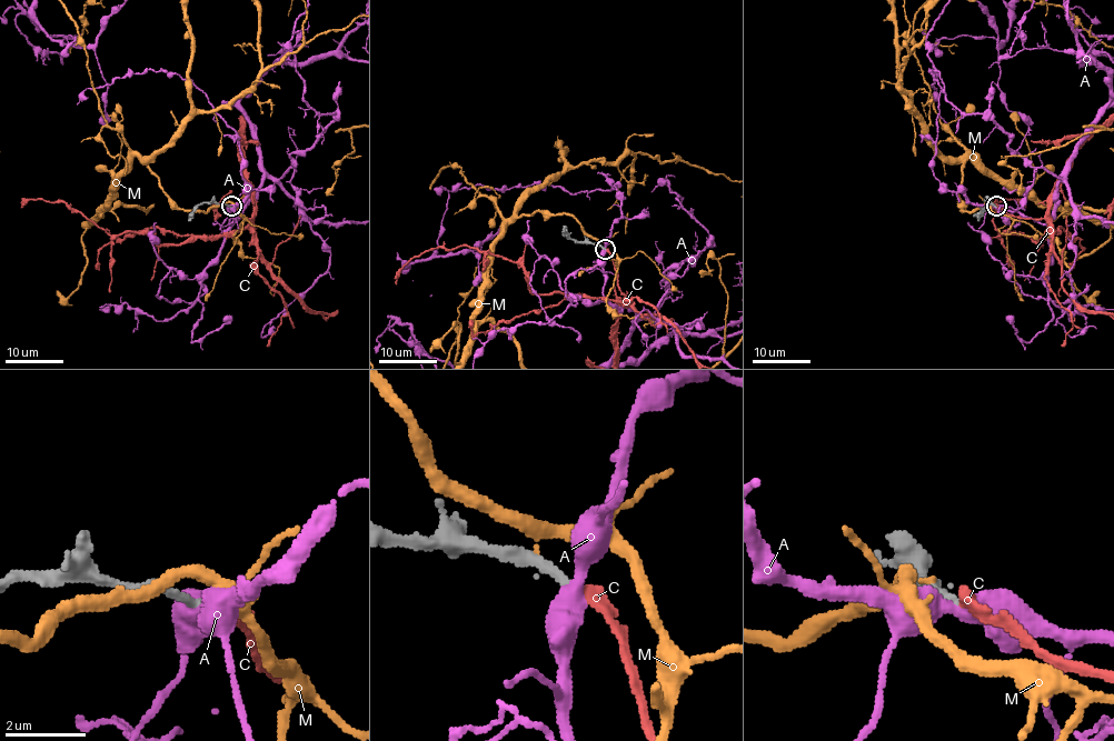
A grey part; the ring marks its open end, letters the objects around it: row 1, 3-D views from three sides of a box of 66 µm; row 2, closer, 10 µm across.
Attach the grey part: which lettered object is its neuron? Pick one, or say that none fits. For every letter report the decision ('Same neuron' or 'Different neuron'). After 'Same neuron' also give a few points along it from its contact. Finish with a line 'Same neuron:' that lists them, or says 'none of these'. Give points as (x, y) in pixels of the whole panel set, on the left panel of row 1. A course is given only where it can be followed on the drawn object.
A: Different neuron
C: Same neuron
M: Different neuron
Same neuron: C

